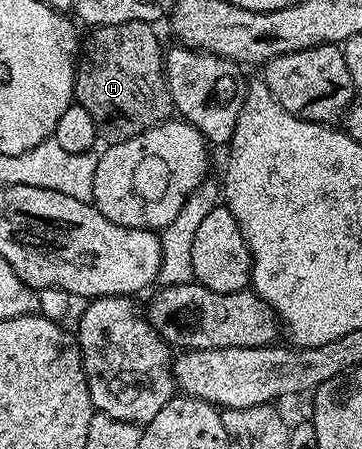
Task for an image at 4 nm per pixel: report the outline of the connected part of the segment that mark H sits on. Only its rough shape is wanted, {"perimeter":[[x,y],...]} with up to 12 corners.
{"perimeter":[[148,21],[100,25],[76,58],[74,101],[103,142],[175,112]]}

